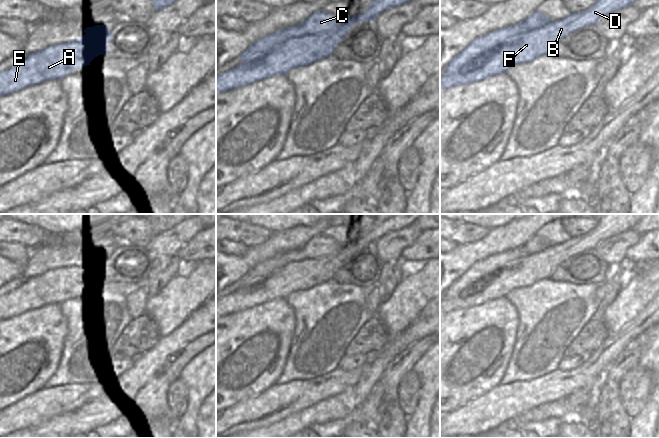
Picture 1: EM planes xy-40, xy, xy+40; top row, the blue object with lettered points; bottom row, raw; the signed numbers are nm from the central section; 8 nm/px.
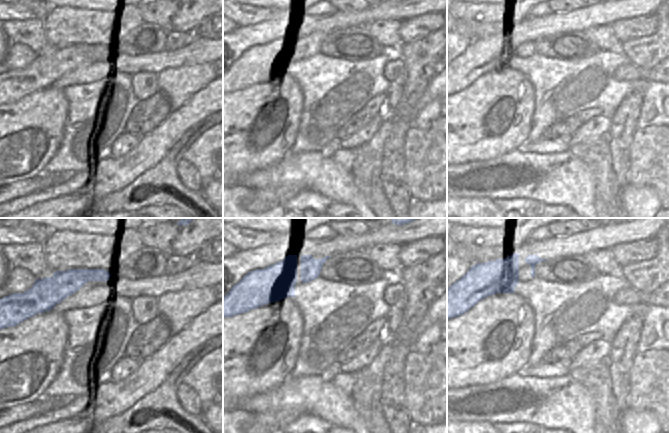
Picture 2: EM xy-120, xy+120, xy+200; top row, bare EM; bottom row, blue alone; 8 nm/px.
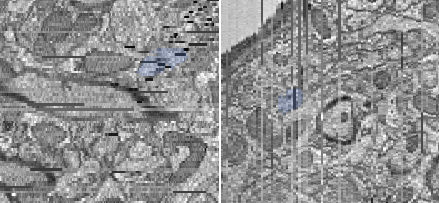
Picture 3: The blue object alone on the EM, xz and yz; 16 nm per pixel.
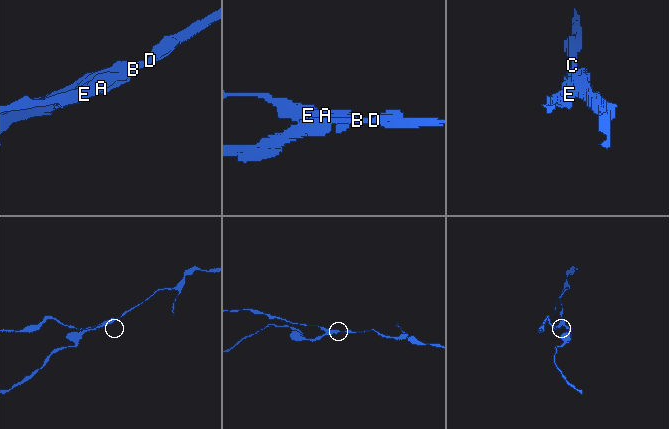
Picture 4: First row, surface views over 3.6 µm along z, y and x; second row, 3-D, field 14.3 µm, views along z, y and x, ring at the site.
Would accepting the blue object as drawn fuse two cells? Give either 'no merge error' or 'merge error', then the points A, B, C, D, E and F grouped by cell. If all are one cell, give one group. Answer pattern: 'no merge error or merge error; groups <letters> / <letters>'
merge error; groups A B D E F / C

